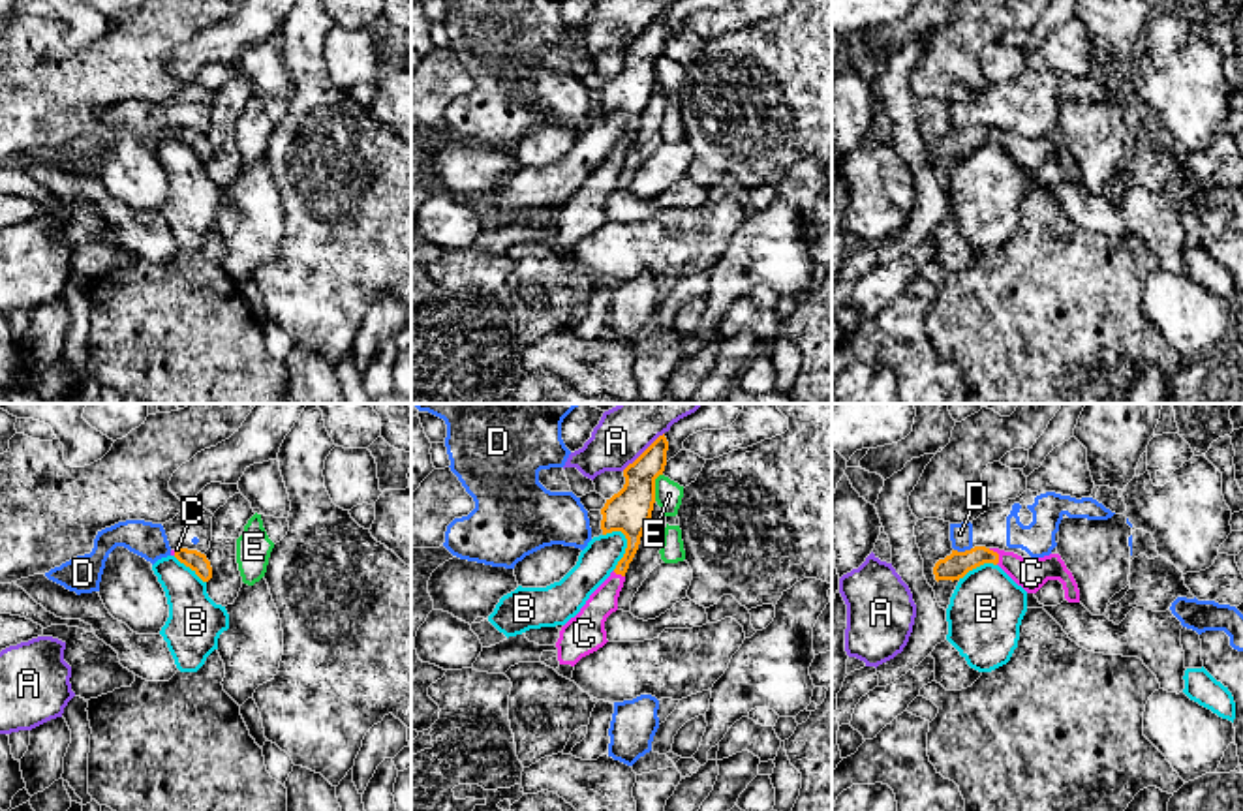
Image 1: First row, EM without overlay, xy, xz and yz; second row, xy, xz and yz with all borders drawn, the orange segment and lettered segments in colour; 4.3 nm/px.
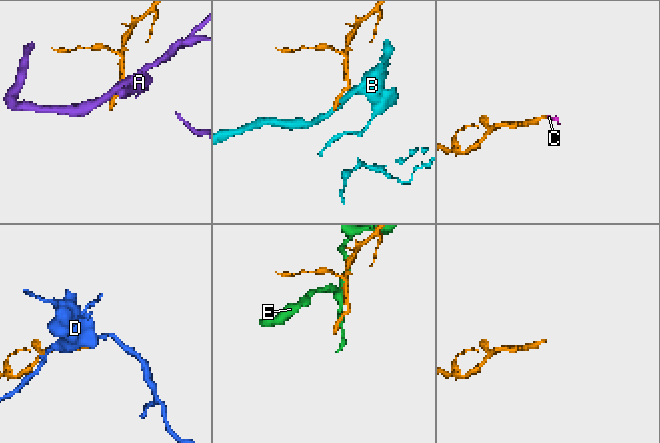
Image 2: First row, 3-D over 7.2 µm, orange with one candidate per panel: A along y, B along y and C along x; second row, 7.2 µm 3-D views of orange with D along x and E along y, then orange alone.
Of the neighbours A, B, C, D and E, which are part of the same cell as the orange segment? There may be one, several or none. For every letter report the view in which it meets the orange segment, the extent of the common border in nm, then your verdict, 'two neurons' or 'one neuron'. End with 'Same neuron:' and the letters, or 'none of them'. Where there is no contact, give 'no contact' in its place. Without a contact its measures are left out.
A: xz | 240 nm | two neurons
B: xz | 180 nm | two neurons
C: yz | 80 nm | one neuron
D: yz | 80 nm | two neurons
E: xz | 120 nm | two neurons
Same neuron: C

